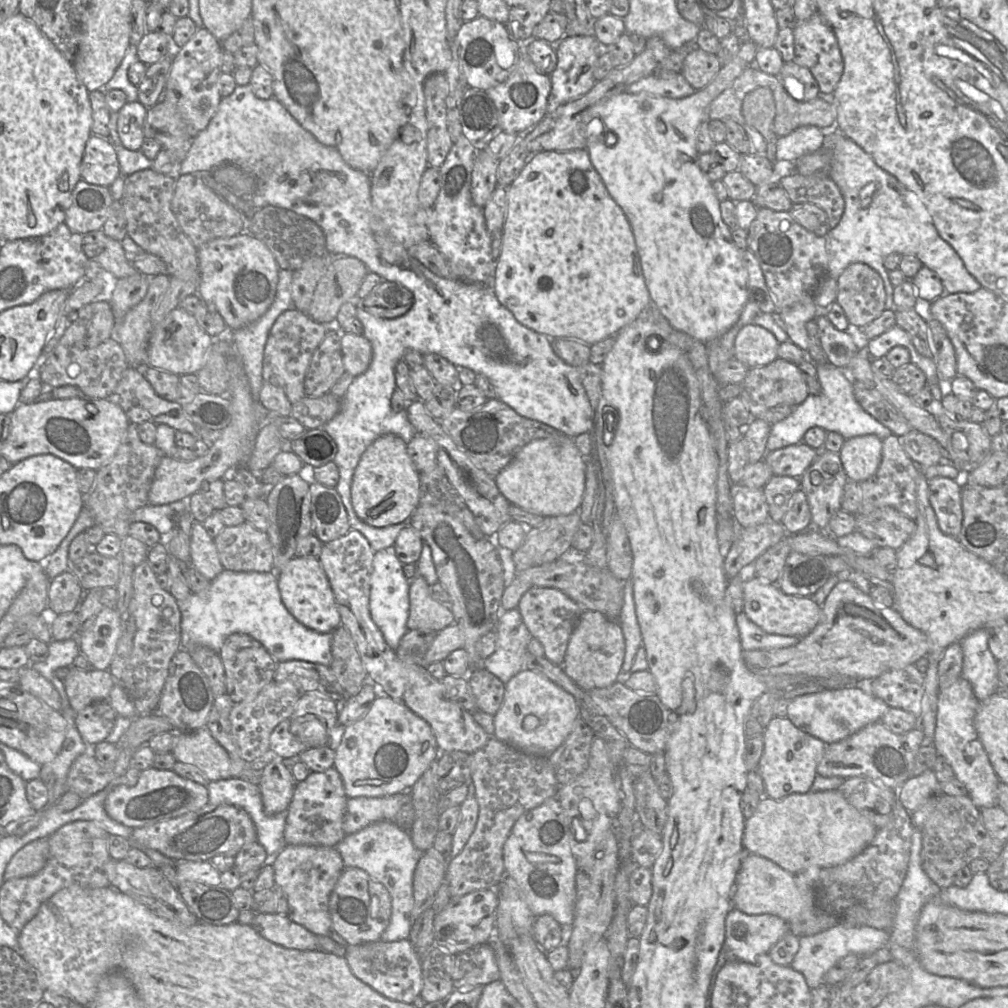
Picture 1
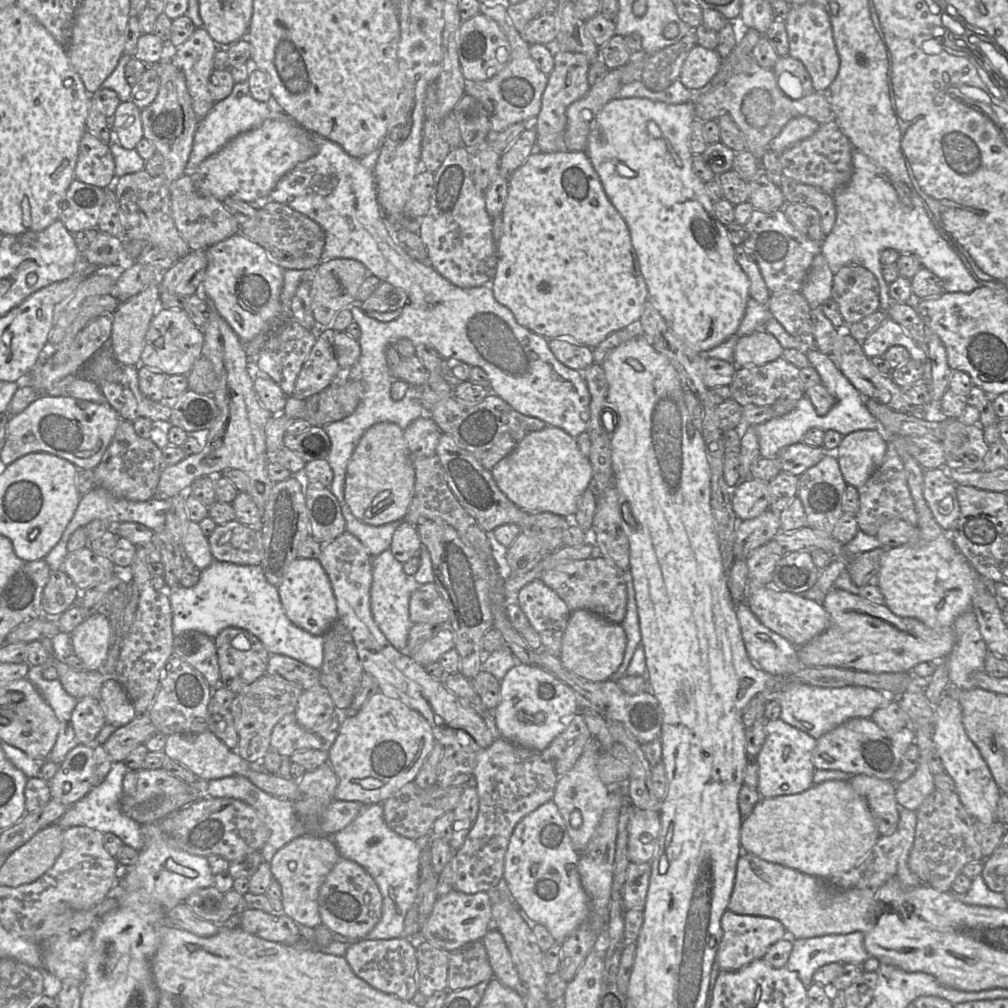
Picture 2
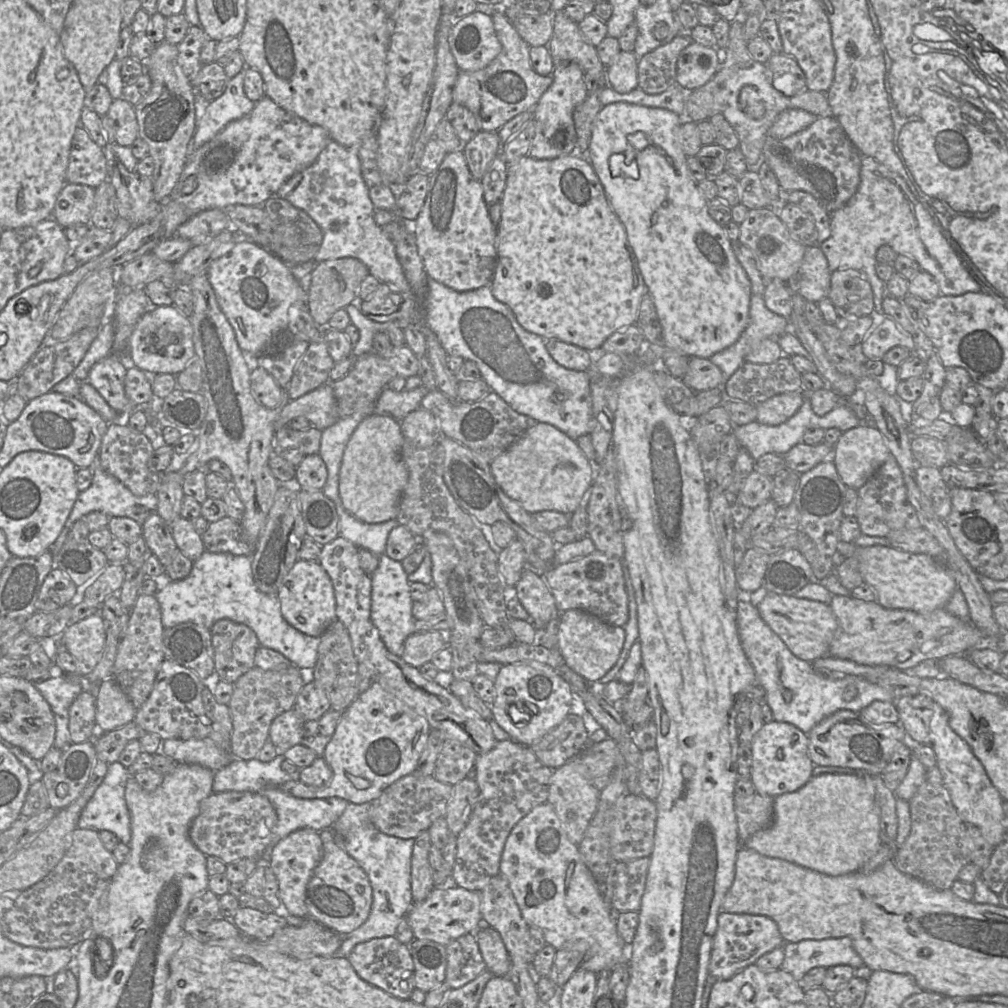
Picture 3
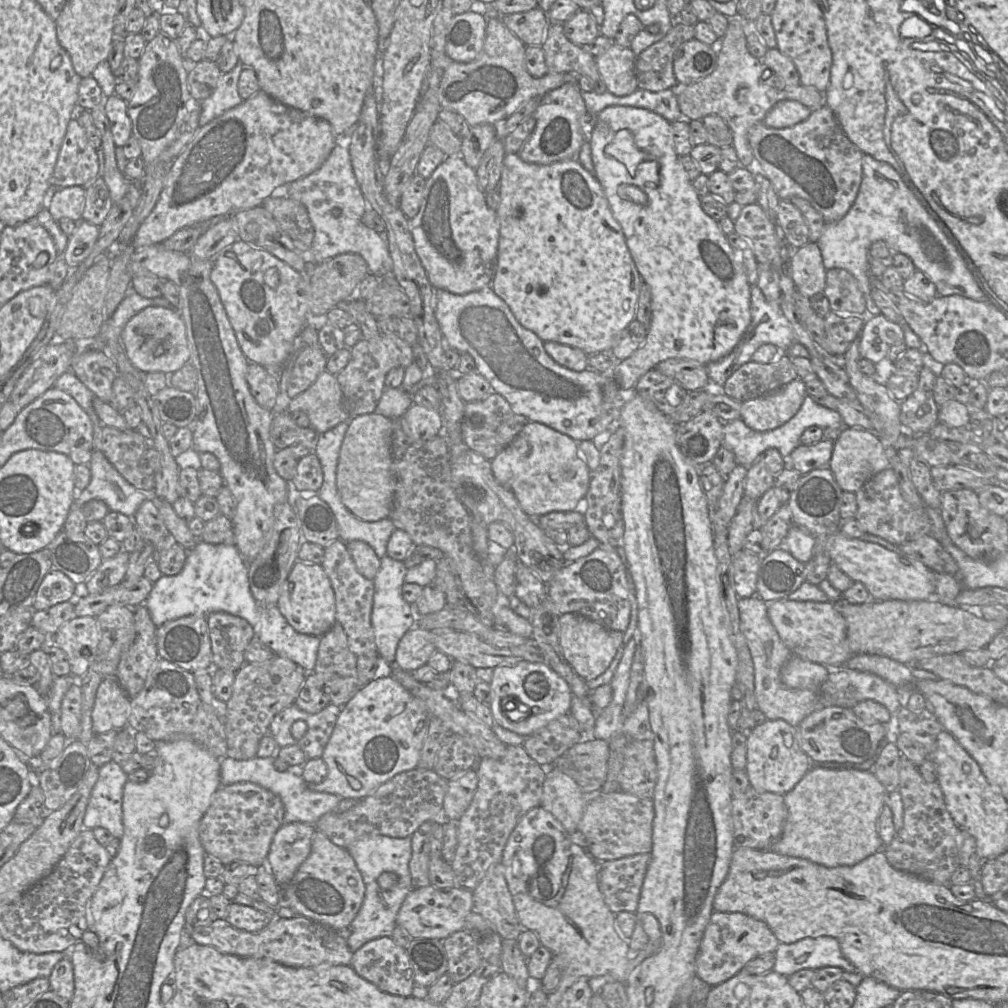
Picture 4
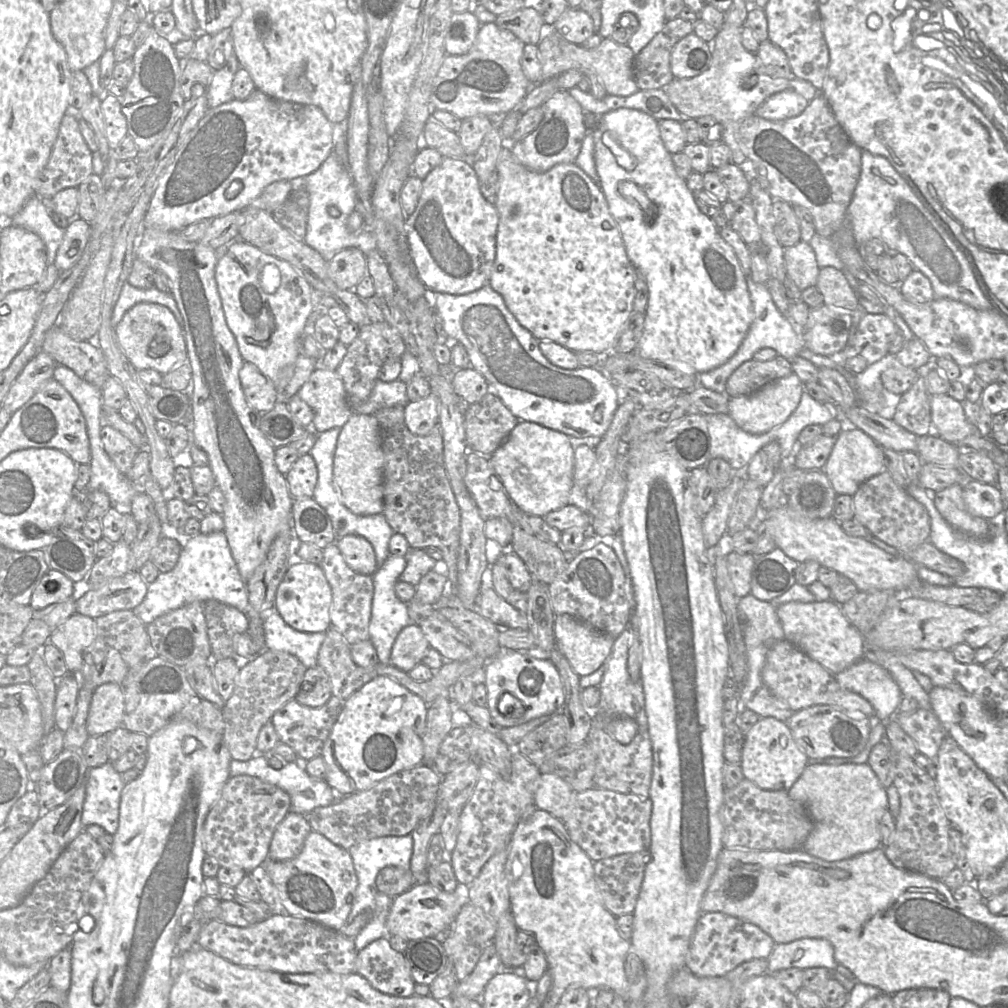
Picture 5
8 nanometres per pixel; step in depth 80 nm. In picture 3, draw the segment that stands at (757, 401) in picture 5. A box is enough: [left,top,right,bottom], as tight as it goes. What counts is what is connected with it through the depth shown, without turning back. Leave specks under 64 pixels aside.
[756,390,804,426]

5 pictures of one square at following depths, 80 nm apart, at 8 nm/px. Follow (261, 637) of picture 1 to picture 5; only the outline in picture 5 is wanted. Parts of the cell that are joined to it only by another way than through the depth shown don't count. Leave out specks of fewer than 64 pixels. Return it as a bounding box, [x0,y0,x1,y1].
[132,531,326,669]

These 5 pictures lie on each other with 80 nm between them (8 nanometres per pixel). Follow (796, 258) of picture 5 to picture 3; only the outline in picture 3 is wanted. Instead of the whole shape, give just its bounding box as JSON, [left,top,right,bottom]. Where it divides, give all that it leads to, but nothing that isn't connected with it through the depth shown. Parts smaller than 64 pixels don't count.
[797,246,831,303]

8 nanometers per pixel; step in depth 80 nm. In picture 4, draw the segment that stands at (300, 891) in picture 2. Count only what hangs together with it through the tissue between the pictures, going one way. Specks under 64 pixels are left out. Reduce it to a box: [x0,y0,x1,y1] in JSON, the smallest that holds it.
[266,822,315,888]

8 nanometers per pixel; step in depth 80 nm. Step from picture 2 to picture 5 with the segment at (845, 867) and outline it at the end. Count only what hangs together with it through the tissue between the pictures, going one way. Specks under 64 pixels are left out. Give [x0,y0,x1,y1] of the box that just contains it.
[787,763,888,862]

